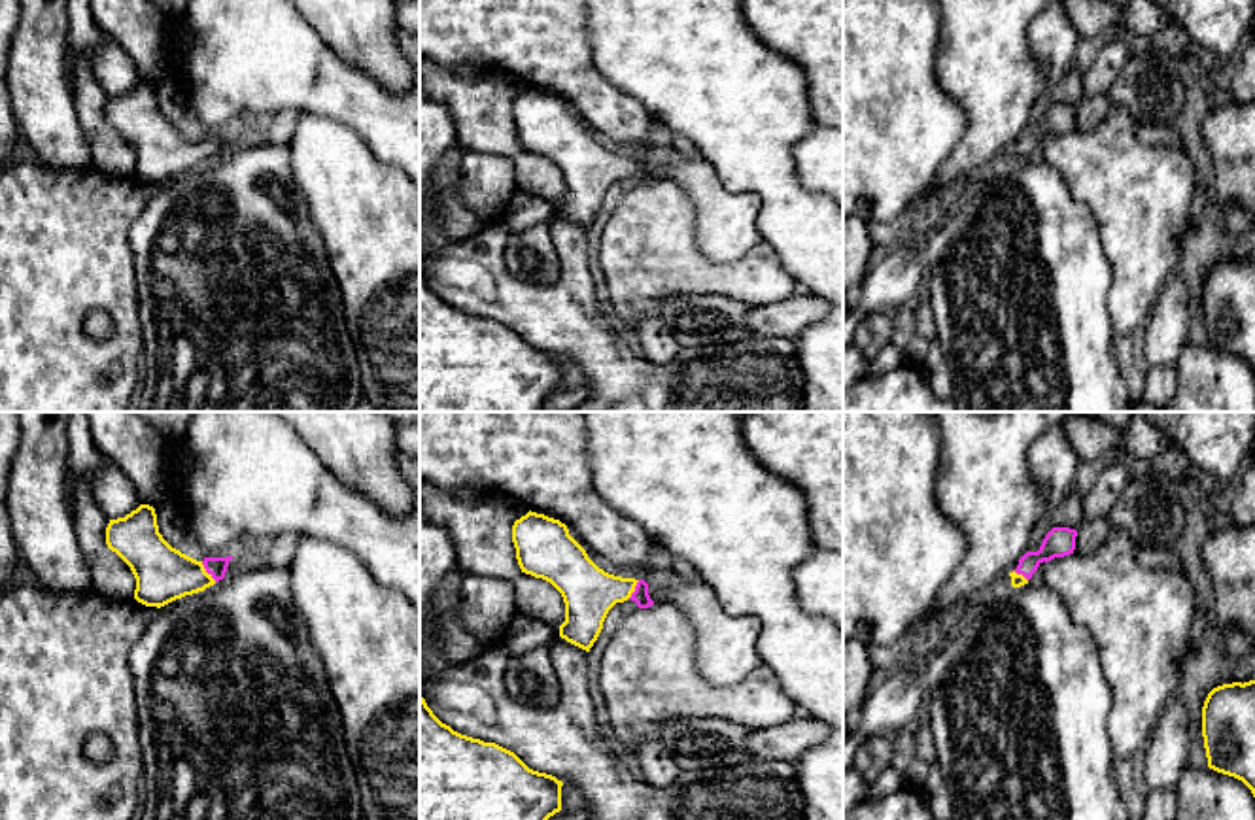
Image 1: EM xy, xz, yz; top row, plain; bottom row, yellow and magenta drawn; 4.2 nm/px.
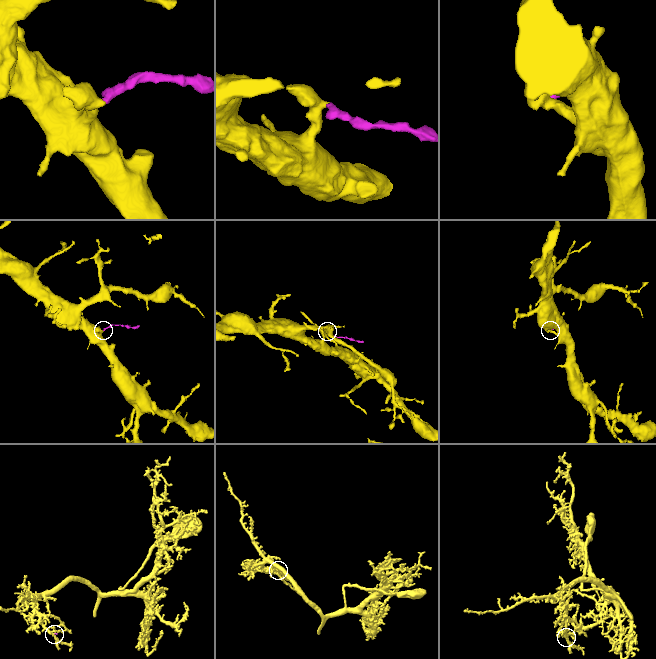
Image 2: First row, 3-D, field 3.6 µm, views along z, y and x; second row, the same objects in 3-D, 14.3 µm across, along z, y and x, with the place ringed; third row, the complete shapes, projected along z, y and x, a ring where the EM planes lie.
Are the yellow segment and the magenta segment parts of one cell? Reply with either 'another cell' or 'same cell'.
same cell

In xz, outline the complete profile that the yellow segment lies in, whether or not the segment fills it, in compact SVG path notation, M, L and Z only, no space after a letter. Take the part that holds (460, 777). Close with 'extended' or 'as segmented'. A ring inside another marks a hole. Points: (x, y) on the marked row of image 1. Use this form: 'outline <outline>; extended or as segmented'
outline M420 695L420 820L548 820L561 811L563 782L529 769L514 752L454 731Z; as segmented

